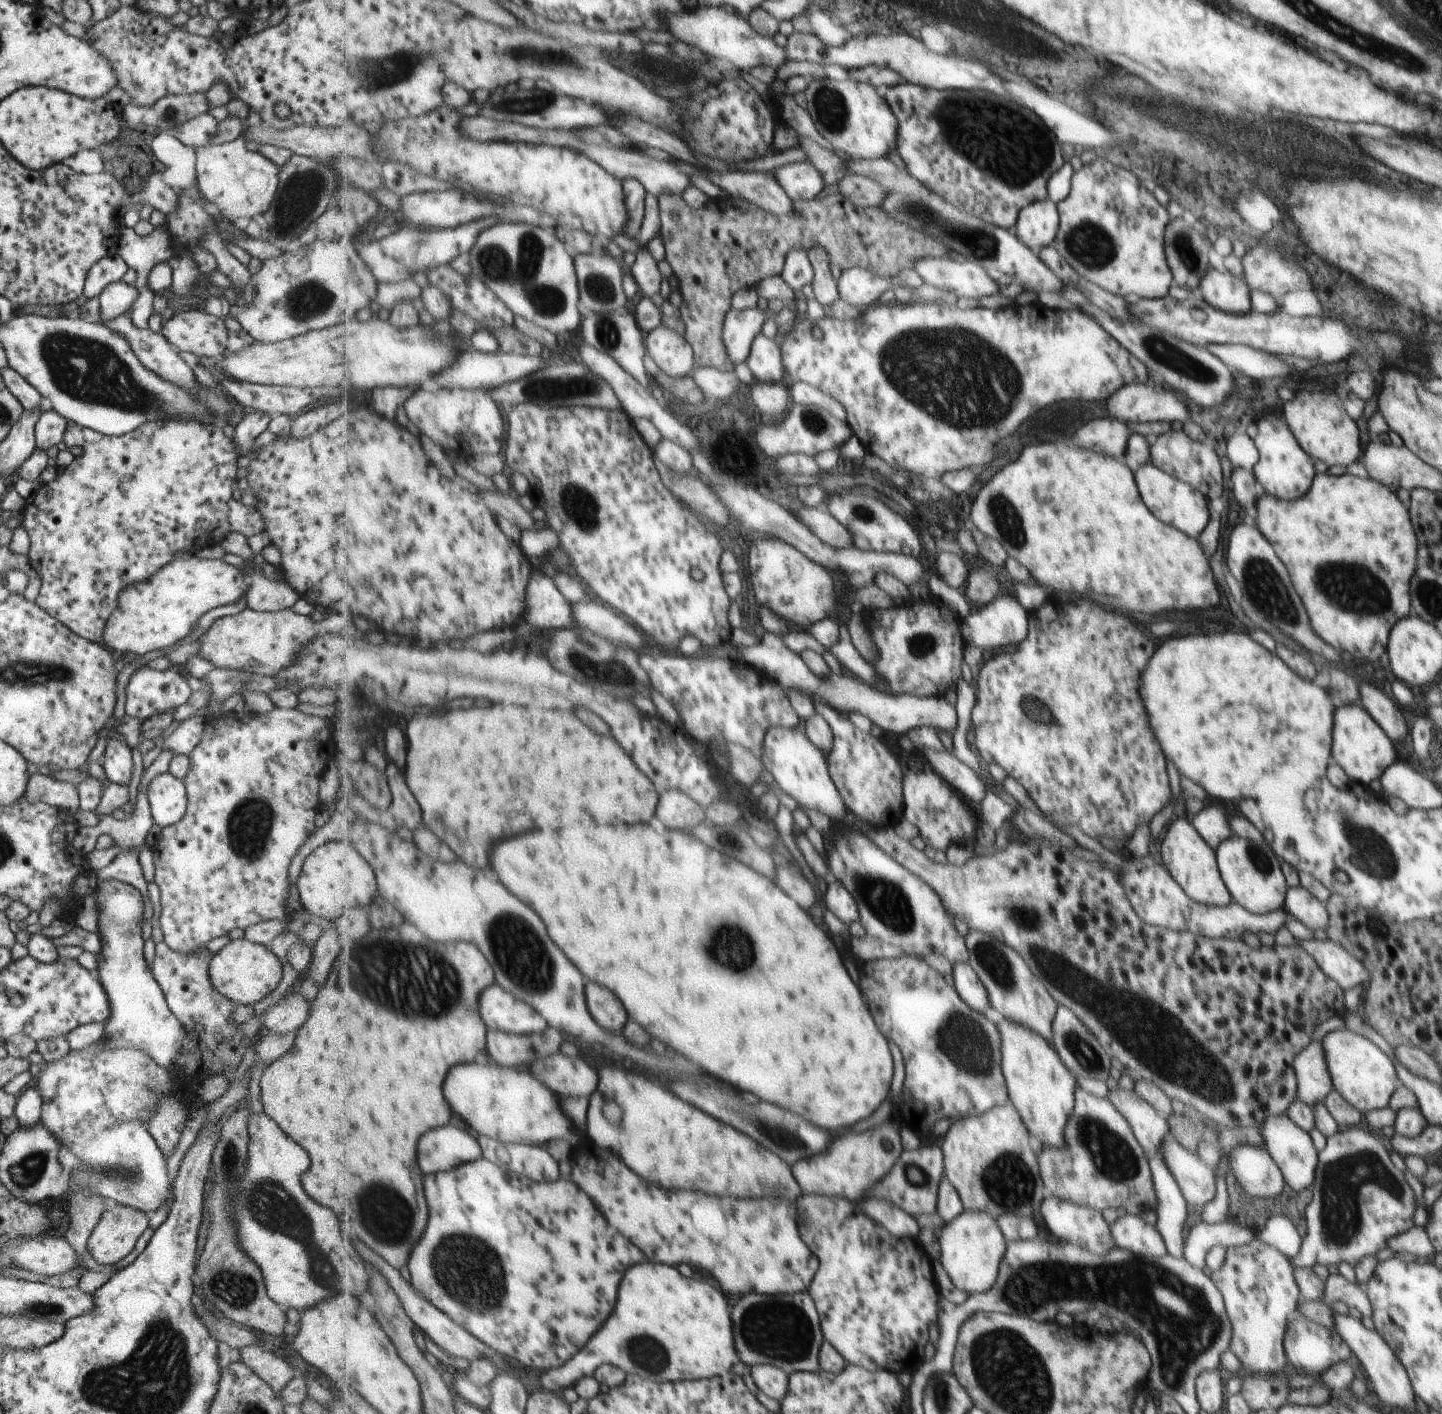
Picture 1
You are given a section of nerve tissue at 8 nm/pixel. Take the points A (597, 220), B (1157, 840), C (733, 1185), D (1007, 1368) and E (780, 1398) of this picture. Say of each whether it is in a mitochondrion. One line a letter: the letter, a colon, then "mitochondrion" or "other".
A: other
B: other
C: other
D: mitochondrion
E: other

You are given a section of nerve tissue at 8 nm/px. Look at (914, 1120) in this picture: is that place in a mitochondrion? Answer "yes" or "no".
no

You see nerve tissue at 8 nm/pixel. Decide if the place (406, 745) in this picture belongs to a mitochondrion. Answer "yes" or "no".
no

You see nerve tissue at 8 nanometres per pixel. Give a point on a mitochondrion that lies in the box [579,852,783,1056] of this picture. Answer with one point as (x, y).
(736, 947)

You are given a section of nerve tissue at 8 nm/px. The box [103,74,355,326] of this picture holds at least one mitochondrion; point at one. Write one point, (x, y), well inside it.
(300, 195)

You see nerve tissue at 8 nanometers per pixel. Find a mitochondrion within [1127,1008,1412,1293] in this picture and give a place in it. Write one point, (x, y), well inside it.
(1340, 1215)

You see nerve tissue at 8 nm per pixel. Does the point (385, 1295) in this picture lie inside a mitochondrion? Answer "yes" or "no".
no

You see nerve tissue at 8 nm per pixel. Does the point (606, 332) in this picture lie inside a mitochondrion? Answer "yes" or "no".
yes

